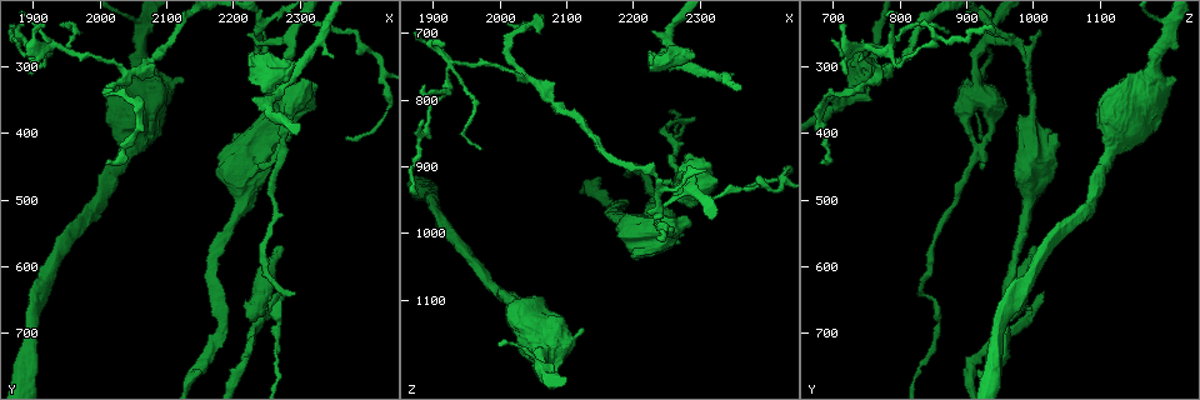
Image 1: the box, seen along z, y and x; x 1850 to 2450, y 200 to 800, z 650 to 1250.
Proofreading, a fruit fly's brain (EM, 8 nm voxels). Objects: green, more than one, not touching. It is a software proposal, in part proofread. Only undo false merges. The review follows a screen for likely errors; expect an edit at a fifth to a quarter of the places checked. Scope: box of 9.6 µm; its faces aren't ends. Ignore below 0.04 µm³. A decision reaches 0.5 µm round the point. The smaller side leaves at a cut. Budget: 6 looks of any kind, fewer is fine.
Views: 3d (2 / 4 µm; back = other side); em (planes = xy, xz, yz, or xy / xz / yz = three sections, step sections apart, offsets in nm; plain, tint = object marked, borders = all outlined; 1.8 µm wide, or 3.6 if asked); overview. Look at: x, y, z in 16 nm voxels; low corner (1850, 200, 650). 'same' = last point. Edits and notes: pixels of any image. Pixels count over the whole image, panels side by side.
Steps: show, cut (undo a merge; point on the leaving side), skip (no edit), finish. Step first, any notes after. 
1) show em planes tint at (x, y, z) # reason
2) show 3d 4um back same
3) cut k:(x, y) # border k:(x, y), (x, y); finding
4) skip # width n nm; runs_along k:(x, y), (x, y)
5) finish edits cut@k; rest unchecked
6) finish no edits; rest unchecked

show em planes tint at (2240, 255, 960) # arms part here

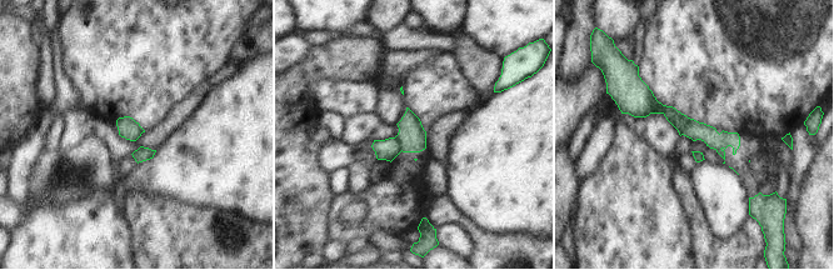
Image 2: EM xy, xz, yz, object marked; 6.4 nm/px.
cut 2:(388, 149) # width 120 nm; border 2:(395, 136), (401, 150); two neurons meet here

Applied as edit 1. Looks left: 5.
show em xz step 4 tint at (2255, 355, 725) # sudden change in width

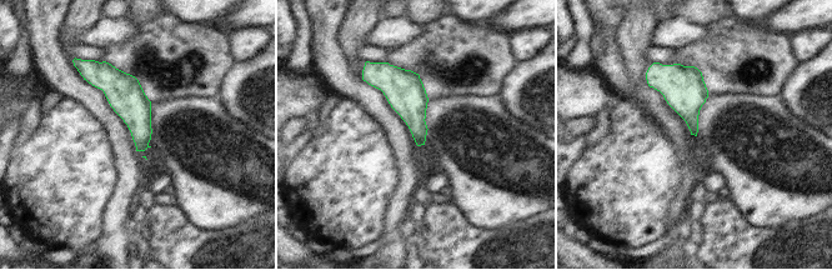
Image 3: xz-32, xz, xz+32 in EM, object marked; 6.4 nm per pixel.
show em yz step 8 borders same

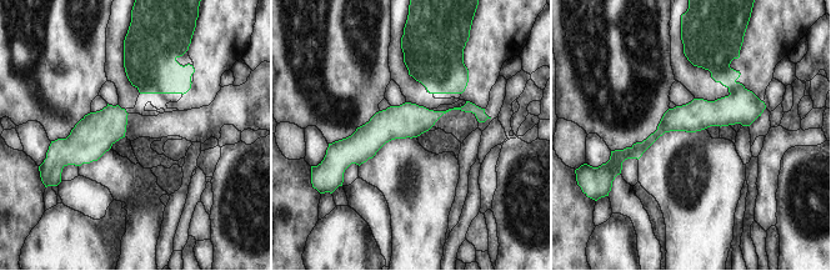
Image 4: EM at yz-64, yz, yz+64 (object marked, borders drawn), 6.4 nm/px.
cut 4:(744, 106) # border 4:(744, 88), (730, 94); two neurons meet here

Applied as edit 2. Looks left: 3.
show em planes tint at (1925, 270, 750) # abrupt turn

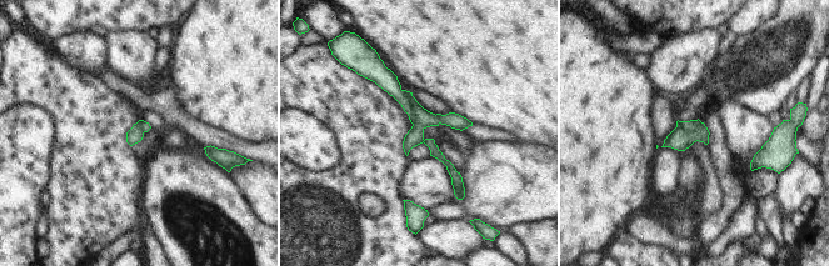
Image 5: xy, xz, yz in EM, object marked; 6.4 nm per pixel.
cut 5:(384, 78) # width 100 nm; a second neuron is stuck on

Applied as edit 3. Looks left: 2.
finish edits cut@2, cut@4, cut@5; rest unchecked

